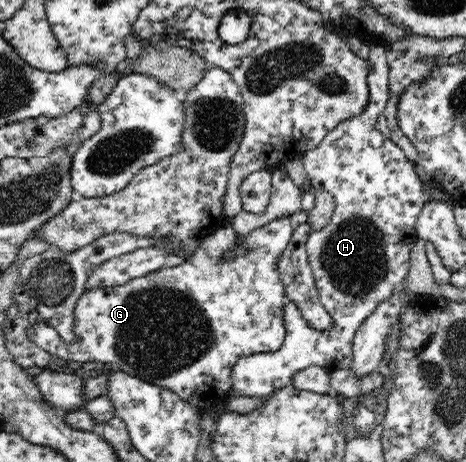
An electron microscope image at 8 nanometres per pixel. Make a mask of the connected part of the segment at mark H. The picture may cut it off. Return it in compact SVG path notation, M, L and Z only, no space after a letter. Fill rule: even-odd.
M378 45L370 46L370 73L366 75L370 99L366 109L360 116L340 123L313 150L301 155L301 162L309 177L310 183L318 191L324 190L332 195L335 207L326 227L313 230L308 236L306 249L319 300L324 309L332 316L332 328L320 331L310 327L310 324L297 312L292 303L287 301L283 307L284 328L286 337L282 347L274 353L252 354L241 357L233 367L231 396L246 396L266 398L274 391L291 383L293 375L301 369L318 364L324 366L328 373L337 369L350 369L353 360L353 341L356 330L362 325L372 311L399 289L401 281L408 275L410 265L410 250L417 240L415 223L430 199L430 190L424 186L414 165L405 156L402 148L386 138L378 130L372 129L378 117L390 101L389 64L386 48Z

